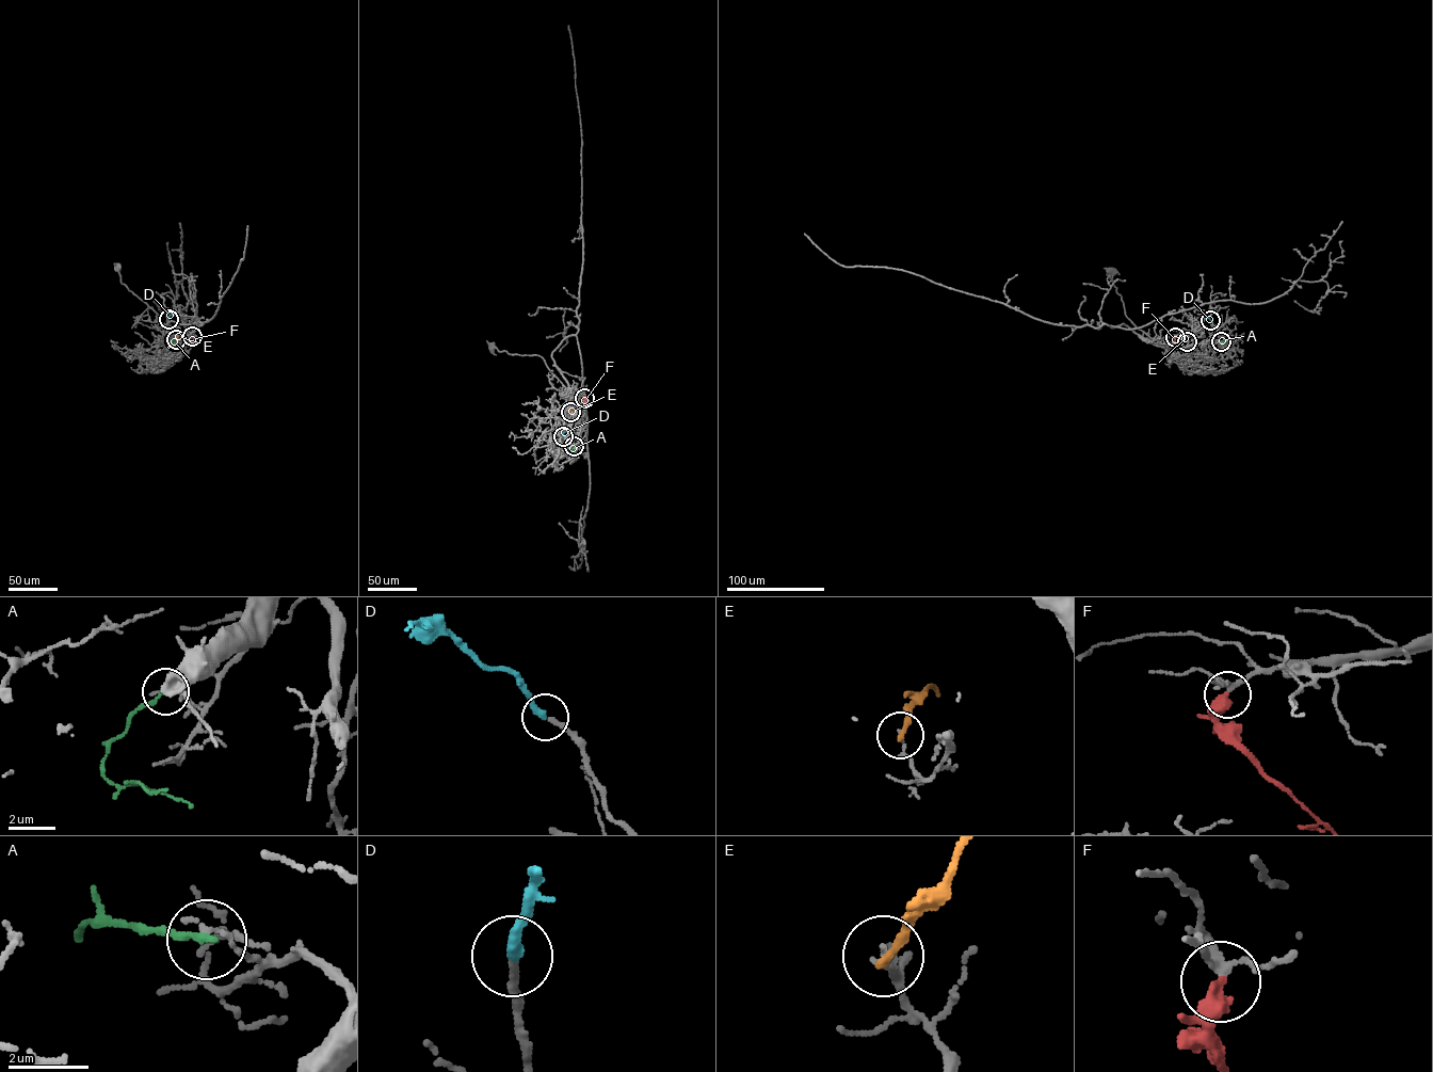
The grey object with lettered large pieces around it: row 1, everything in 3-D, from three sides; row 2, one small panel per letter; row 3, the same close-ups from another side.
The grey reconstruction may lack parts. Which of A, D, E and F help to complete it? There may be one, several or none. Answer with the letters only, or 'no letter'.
D

